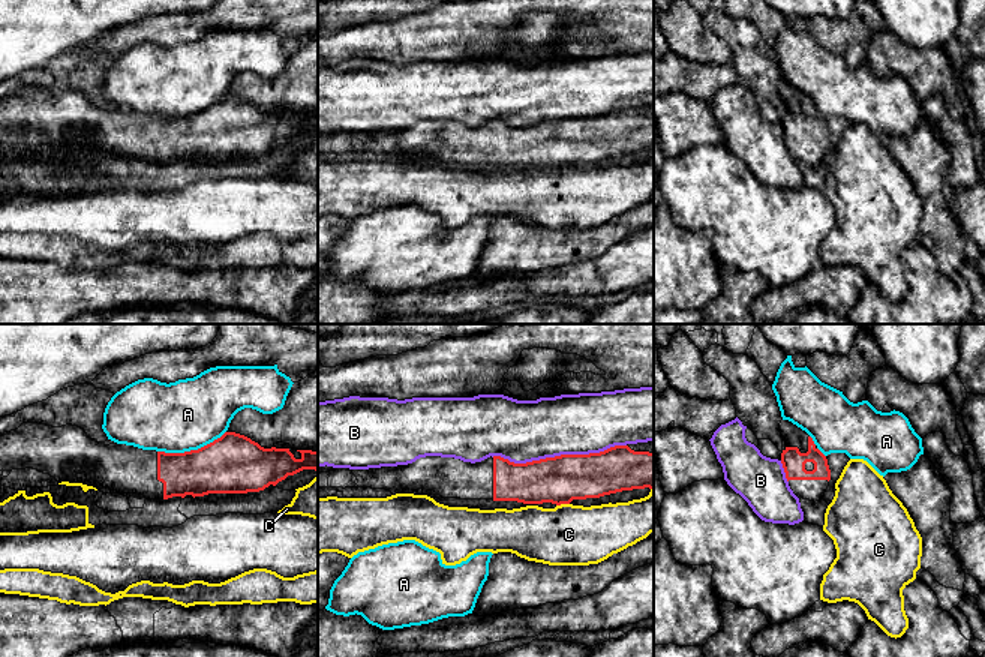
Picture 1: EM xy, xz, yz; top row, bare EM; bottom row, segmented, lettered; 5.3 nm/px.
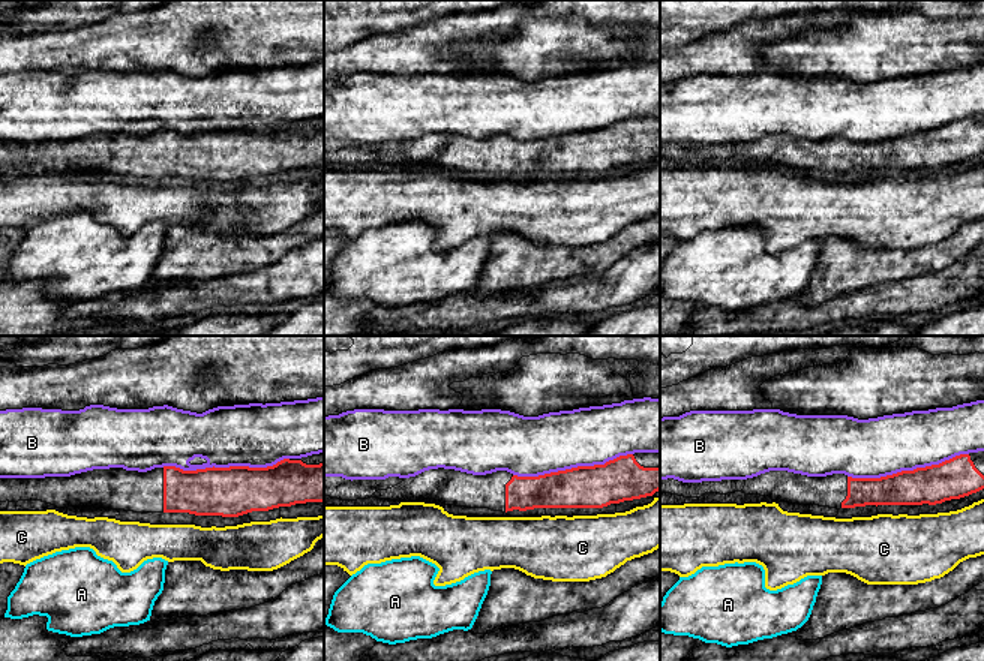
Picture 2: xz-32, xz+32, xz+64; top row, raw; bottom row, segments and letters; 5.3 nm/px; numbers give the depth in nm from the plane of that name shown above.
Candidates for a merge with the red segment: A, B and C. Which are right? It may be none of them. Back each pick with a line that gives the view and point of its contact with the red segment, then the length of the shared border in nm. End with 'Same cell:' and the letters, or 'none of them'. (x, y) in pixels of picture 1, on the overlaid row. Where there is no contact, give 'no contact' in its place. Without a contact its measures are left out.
Same cell: none of them

